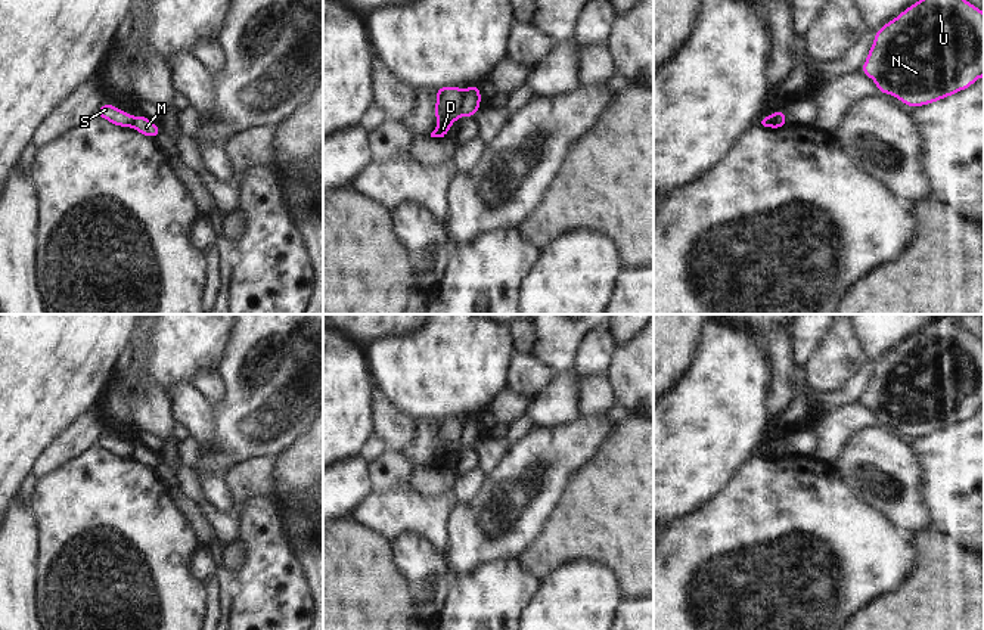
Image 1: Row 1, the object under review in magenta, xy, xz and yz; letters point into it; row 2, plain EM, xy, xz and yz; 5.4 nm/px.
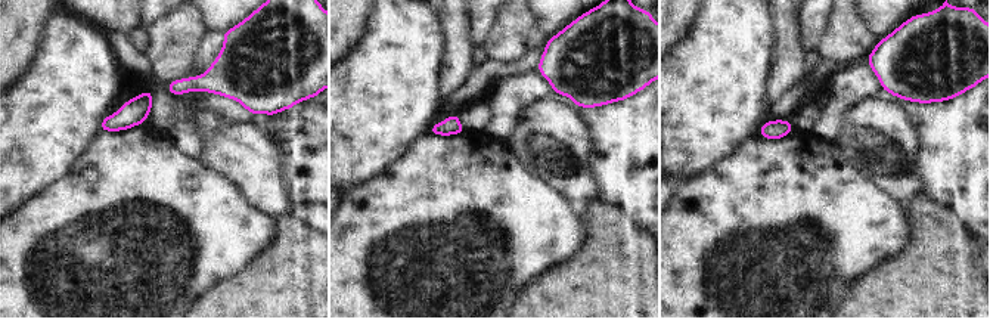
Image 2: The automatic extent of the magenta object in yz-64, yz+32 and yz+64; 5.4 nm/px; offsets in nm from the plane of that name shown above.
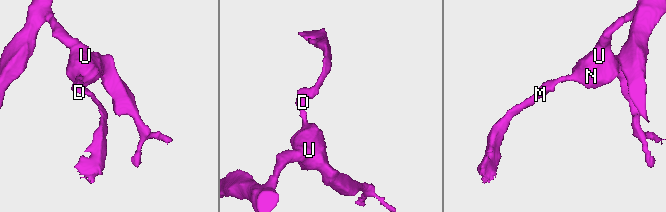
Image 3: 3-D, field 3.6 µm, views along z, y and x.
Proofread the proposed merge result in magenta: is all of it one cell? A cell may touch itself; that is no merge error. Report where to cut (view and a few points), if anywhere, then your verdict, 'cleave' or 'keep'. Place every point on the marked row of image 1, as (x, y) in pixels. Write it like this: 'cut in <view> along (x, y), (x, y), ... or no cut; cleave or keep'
cut in xz along (465, 89), (461, 98), (459, 115); cleave

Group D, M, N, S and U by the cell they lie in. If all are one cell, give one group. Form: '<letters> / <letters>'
D N S U / M

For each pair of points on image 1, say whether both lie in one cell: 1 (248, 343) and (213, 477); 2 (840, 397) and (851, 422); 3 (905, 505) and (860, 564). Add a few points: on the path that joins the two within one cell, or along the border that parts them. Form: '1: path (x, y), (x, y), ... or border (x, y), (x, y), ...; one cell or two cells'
1: path (244, 376), (244, 427), (233, 443); one cell
2: border (859, 400), (828, 407); two cells
3: border (863, 502), (877, 508), (900, 531), (910, 537); two cells

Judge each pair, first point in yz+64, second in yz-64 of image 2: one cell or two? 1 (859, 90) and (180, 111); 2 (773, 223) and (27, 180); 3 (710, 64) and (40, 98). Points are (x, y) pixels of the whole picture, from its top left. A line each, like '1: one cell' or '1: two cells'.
1: one cell
2: two cells
3: one cell

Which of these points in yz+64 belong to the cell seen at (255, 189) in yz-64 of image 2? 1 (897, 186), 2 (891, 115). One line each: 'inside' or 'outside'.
1: inside
2: inside

